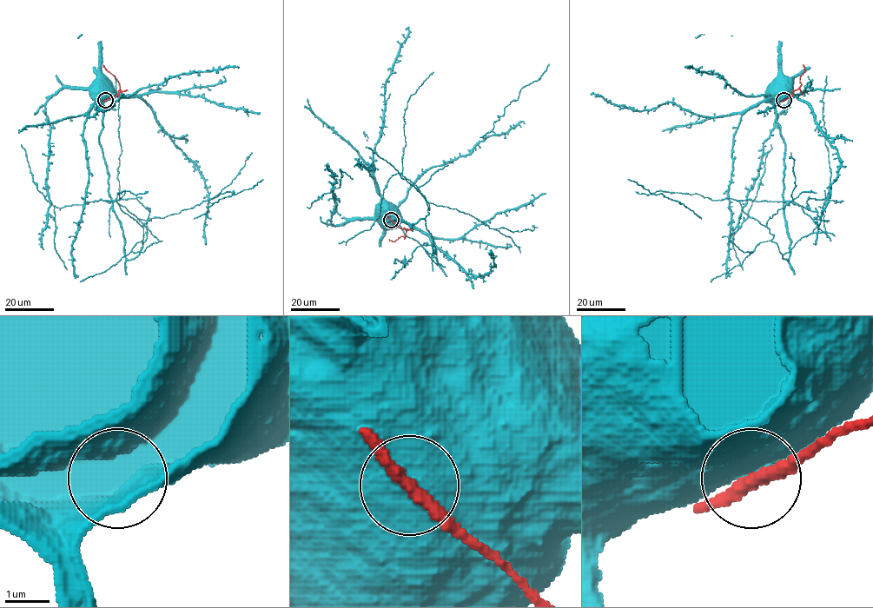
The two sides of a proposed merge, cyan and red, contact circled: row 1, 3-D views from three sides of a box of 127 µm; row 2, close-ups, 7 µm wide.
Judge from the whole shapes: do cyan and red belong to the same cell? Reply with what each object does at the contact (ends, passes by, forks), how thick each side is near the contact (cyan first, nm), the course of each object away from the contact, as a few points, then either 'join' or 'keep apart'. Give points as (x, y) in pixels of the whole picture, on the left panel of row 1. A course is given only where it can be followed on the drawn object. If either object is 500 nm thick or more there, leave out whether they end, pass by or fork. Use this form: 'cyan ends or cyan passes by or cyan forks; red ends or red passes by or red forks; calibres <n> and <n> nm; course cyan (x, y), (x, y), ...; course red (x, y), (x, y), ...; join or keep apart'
calibres 750 and 280 nm; course cyan (105, 99), (96, 89); course red (105, 100), (119, 92), (120, 87), (115, 77), (102, 64); keep apart

